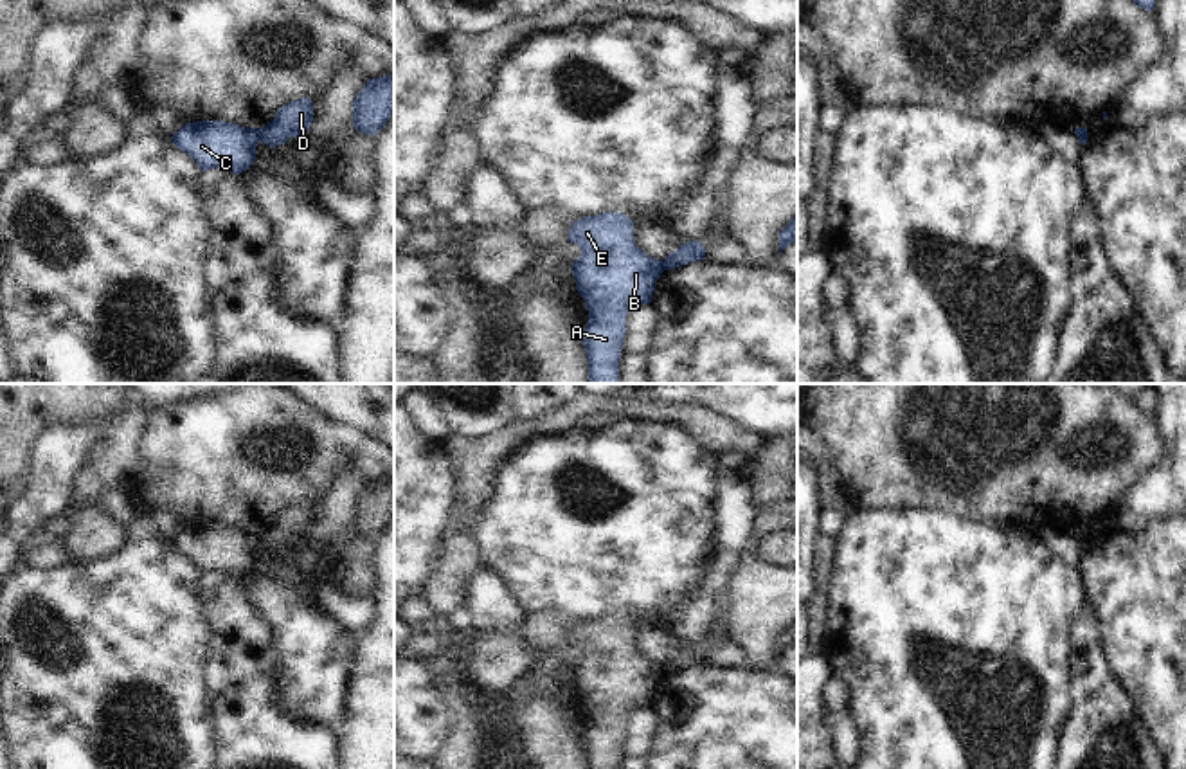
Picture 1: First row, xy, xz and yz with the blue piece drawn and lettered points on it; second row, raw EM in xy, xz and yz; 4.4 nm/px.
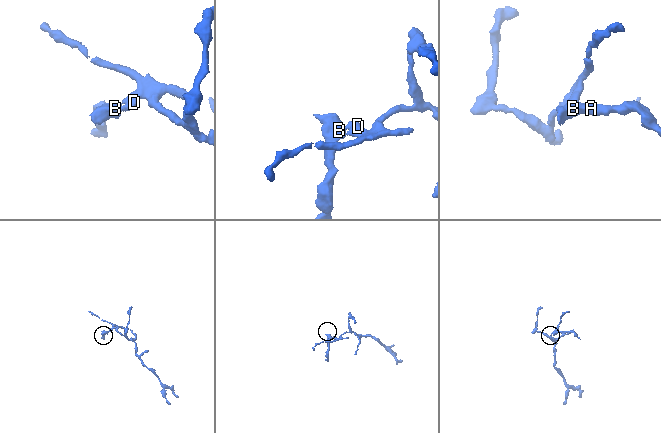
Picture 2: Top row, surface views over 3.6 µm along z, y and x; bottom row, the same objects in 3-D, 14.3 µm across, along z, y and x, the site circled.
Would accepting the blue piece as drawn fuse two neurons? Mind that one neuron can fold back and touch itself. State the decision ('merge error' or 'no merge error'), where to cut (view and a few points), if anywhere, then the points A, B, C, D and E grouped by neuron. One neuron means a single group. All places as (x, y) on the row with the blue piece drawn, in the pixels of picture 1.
merge error; cut xy (256, 130), (260, 139); groups A B C E / D

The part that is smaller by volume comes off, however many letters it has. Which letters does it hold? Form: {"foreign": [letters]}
{"foreign": ["A", "B", "C", "E"]}

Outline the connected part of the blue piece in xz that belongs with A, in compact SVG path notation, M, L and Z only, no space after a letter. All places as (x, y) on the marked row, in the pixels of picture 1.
M621 213L583 216L571 225L569 241L581 249L571 268L589 310L589 384L619 384L628 310L651 303L662 261L637 247L633 222Z

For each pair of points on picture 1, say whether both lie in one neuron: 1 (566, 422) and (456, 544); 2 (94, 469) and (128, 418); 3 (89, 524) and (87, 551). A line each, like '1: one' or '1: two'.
1: one
2: one
3: one

